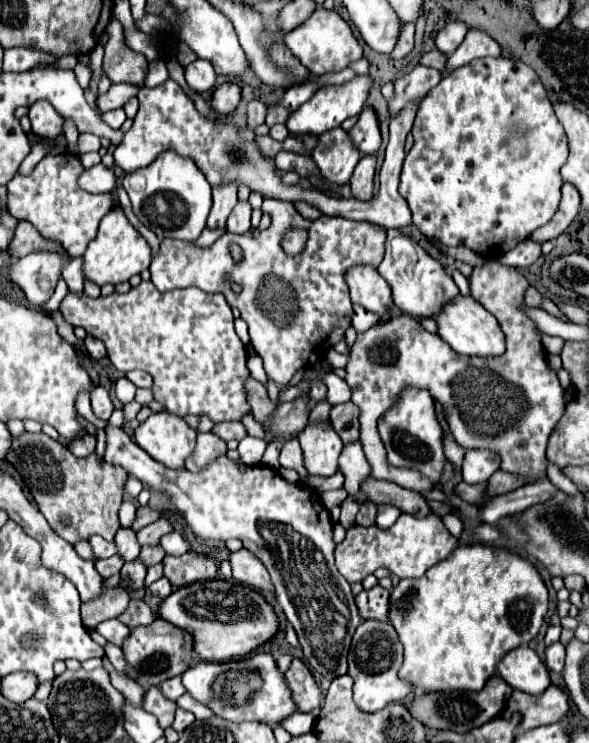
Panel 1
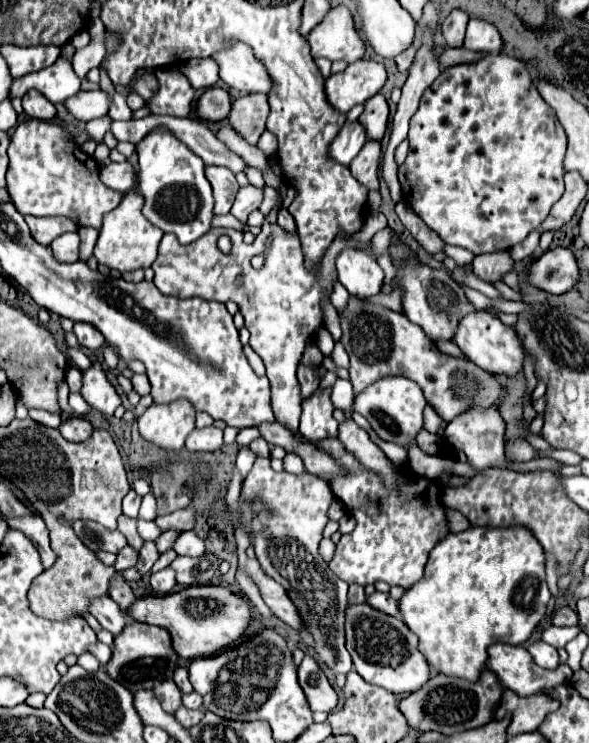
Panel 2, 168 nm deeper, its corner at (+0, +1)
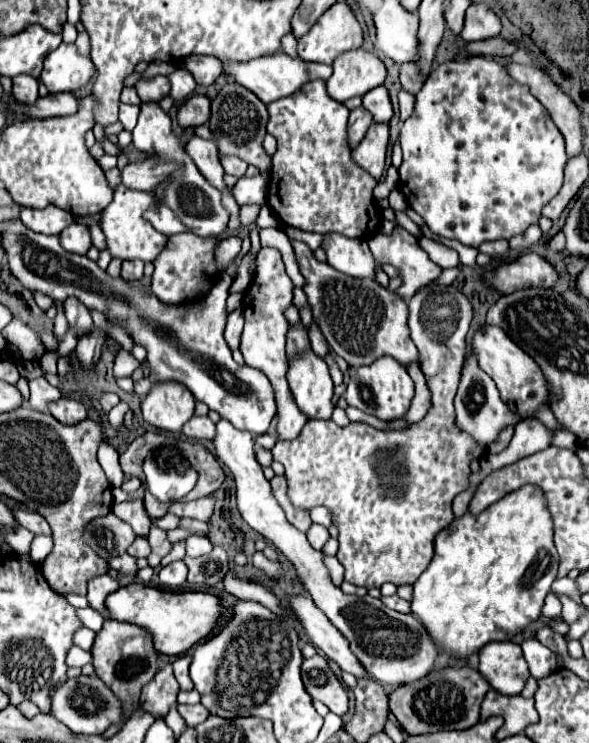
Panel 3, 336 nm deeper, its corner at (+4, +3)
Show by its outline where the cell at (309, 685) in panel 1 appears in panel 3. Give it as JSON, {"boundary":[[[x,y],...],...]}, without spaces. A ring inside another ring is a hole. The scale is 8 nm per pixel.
{"boundary":[[[313,656],[303,660],[301,676],[305,690],[313,700],[323,702],[333,714],[343,716],[347,712],[347,692],[343,684],[335,678],[335,674],[329,670],[327,660],[323,656]]]}

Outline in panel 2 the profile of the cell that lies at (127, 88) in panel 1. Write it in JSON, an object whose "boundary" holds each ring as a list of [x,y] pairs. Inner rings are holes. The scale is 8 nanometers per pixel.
{"boundary":[[[103,90],[95,92],[77,92],[69,100],[63,102],[67,112],[83,122],[89,122],[93,118],[101,118],[109,110],[109,96]]]}

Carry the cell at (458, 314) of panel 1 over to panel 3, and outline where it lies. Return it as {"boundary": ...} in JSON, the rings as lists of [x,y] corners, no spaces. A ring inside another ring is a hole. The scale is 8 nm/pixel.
{"boundary":[[[487,324],[485,330],[477,330],[471,340],[471,348],[477,356],[481,370],[485,370],[493,378],[493,382],[497,384],[497,390],[501,392],[503,402],[511,410],[517,410],[517,414],[521,414],[523,418],[531,418],[539,406],[547,404],[549,394],[547,394],[545,378],[543,378],[539,366],[509,336],[505,336],[505,332],[499,326]]]}

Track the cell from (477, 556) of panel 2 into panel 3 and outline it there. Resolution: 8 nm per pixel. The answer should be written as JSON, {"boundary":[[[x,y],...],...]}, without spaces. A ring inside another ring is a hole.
{"boundary":[[[523,486],[483,510],[479,516],[467,512],[439,532],[435,538],[435,556],[429,568],[417,578],[417,584],[413,584],[411,614],[421,620],[429,638],[433,638],[441,652],[465,660],[485,644],[507,640],[507,636],[519,634],[527,624],[539,618],[543,598],[556,579],[558,566],[559,556],[553,546],[553,522],[543,492],[537,486]]]}

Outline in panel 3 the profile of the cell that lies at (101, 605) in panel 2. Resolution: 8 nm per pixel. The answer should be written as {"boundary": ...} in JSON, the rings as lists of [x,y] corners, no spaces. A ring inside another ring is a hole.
{"boundary":[[[103,574],[103,576],[97,576],[89,582],[89,590],[87,590],[87,600],[89,600],[89,606],[99,612],[105,620],[111,620],[107,608],[105,608],[105,598],[115,592],[119,588],[119,582],[113,580],[109,574]]]}

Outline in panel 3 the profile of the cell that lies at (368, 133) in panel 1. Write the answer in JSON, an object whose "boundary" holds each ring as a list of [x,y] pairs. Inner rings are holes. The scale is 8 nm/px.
{"boundary":[[[379,86],[379,88],[369,90],[363,96],[363,108],[371,112],[371,116],[373,116],[373,120],[377,124],[387,124],[391,120],[391,116],[393,116],[387,88],[385,86]]]}

